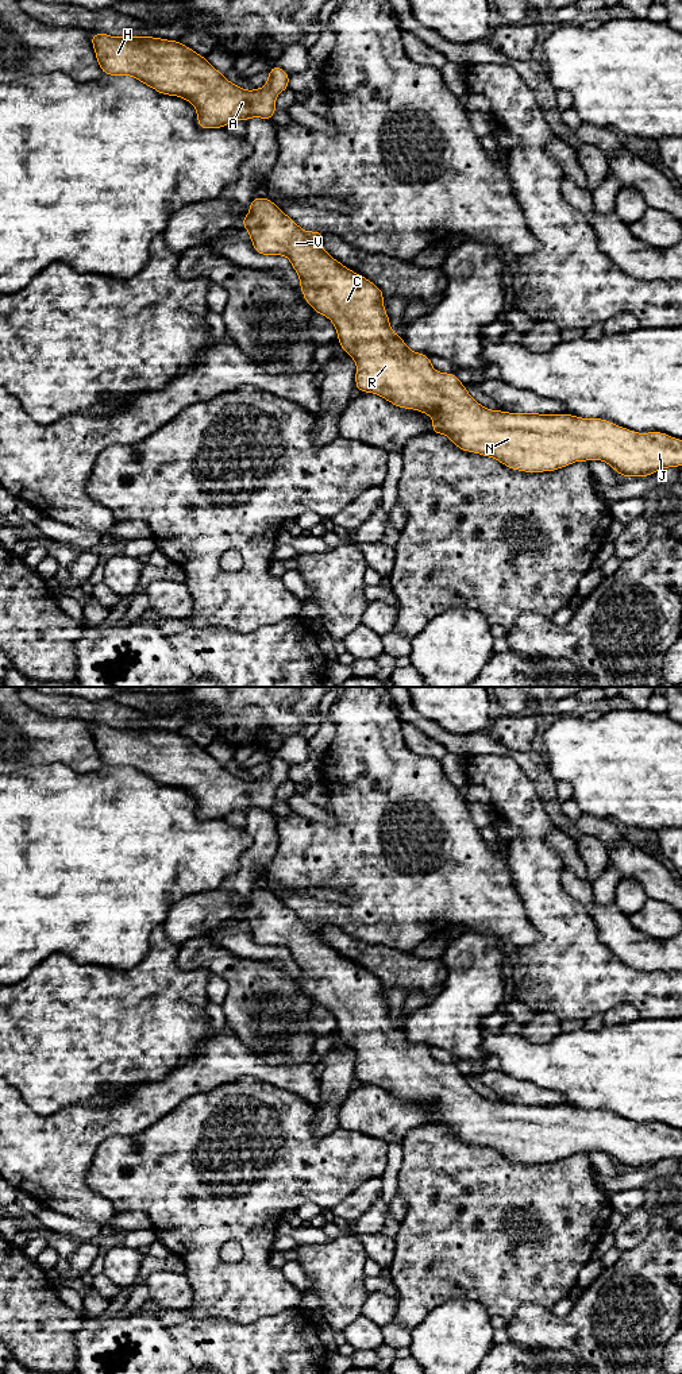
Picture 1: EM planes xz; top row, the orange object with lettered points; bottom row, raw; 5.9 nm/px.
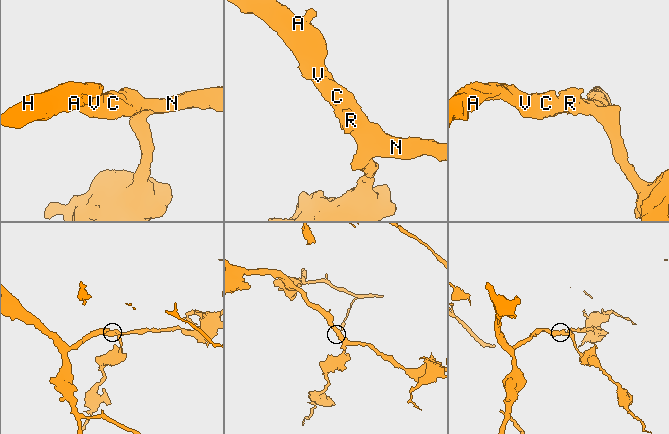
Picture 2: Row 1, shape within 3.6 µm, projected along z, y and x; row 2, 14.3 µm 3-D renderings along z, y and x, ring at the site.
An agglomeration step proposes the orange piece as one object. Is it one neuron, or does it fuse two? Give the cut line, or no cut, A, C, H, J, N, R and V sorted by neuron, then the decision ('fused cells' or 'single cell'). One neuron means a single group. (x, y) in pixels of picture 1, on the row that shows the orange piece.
cut none; groups A C H J N R V; single cell

